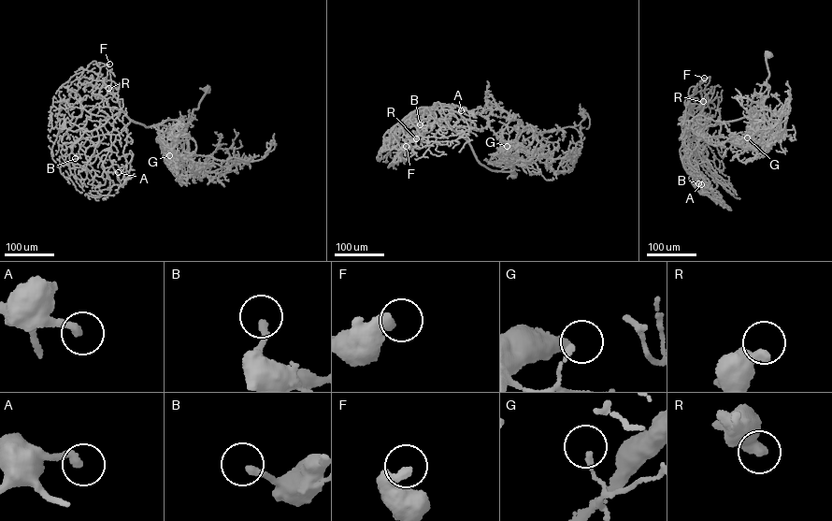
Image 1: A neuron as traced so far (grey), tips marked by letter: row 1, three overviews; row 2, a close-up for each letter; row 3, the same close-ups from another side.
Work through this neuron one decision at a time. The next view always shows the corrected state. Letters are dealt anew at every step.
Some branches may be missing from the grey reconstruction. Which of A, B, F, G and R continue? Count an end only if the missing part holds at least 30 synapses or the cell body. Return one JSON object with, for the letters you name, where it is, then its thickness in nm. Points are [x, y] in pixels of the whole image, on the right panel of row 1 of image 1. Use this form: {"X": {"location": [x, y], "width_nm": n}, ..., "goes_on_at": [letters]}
{"goes_on_at": []}

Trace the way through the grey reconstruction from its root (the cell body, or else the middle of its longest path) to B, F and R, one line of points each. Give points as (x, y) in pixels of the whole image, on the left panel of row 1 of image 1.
B: (208, 89), (188, 125), (167, 120), (147, 127), (117, 112), (103, 125), (83, 133), (72, 148), (75, 158)
F: (208, 89), (188, 125), (167, 120), (147, 127), (128, 118), (109, 88), (96, 79), (100, 67), (109, 64)
R: (208, 89), (188, 125), (167, 120), (148, 127), (128, 118), (108, 88)

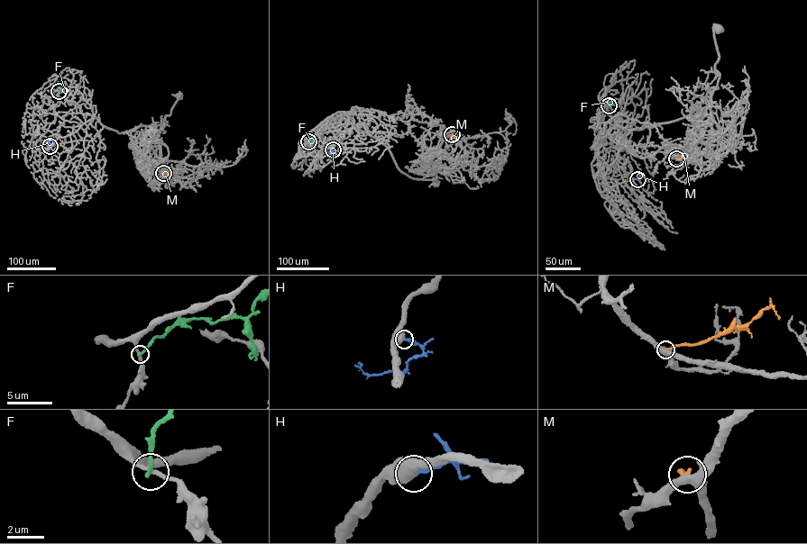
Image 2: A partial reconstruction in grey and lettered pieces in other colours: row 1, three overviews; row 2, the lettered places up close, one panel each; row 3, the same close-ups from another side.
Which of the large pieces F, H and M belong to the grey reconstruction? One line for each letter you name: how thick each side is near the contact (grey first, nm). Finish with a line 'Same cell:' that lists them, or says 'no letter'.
Same cell: no letter

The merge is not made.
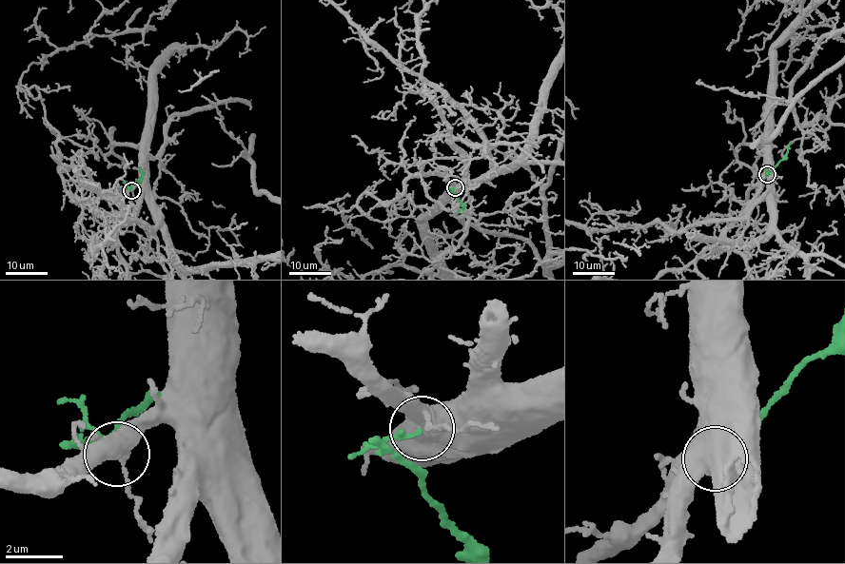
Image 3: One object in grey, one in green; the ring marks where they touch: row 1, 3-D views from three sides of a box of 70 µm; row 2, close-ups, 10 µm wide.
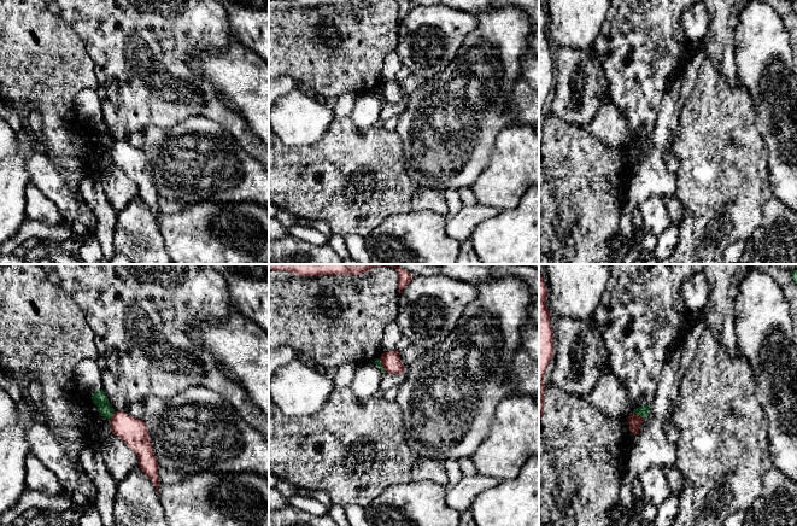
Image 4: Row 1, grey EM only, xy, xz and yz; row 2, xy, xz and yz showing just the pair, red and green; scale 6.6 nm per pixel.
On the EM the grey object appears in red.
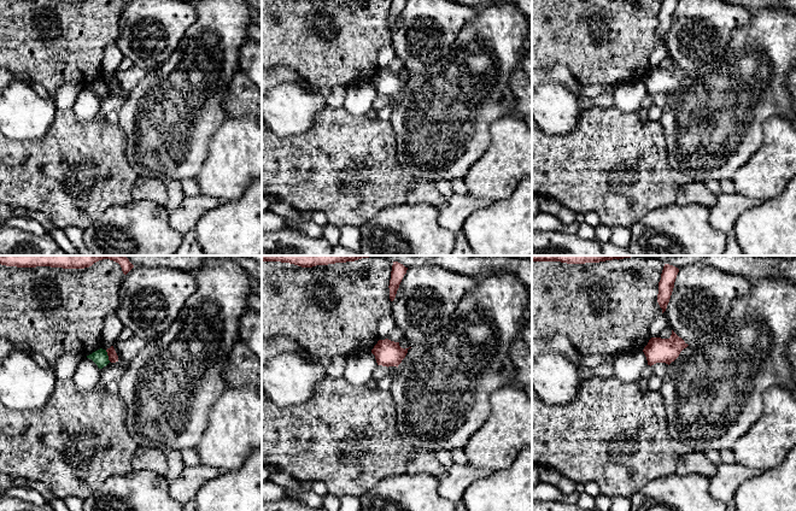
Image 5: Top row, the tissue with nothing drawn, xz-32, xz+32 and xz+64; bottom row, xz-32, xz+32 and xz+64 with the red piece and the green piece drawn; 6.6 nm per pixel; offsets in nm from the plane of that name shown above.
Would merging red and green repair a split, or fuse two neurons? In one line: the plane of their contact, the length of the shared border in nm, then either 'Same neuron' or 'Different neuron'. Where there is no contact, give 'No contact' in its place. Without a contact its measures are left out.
Touches red in yz. Shared border 90 nm. Different neuron

